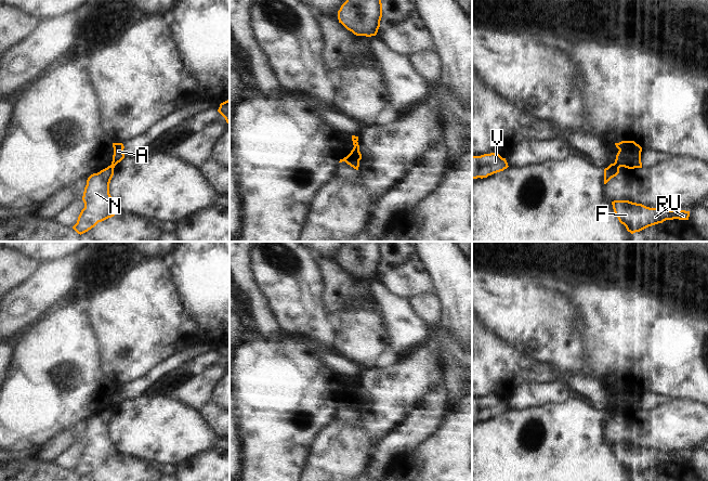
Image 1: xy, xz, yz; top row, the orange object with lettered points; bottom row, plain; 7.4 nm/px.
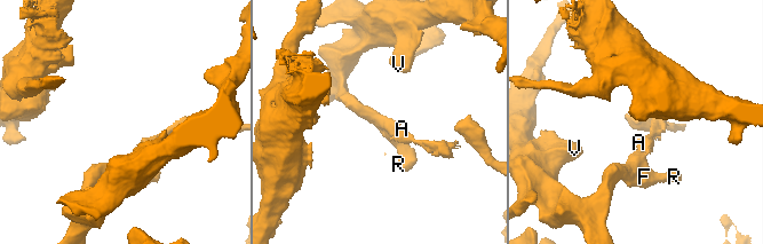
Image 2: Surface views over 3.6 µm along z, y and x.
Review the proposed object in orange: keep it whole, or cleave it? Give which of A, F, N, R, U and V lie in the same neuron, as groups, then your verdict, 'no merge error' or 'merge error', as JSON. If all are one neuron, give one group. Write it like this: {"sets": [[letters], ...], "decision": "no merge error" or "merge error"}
{"sets": [["A"], ["F", "N", "R", "U", "V"]], "decision": "merge error"}

